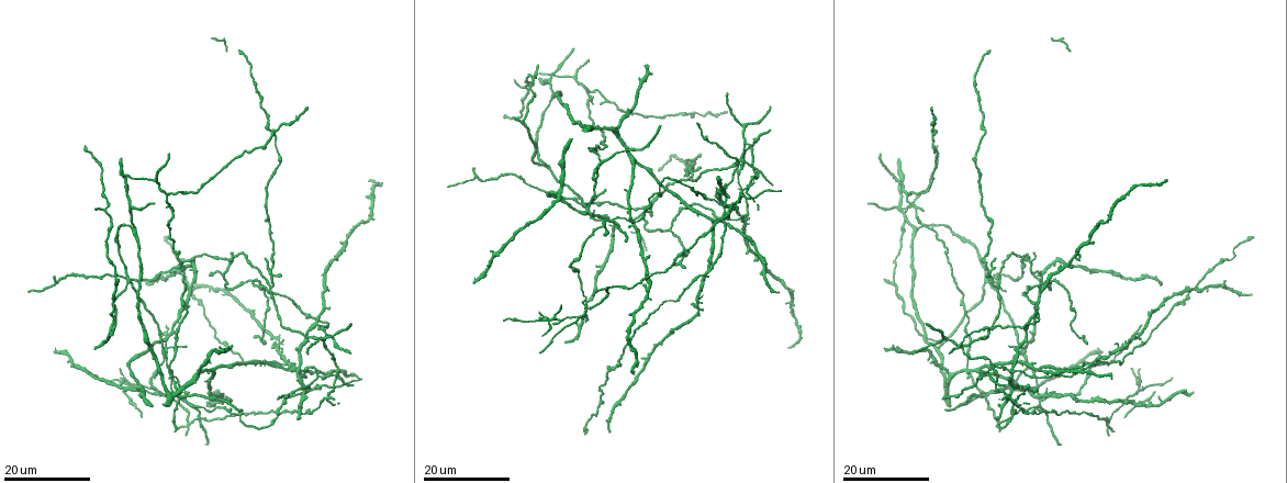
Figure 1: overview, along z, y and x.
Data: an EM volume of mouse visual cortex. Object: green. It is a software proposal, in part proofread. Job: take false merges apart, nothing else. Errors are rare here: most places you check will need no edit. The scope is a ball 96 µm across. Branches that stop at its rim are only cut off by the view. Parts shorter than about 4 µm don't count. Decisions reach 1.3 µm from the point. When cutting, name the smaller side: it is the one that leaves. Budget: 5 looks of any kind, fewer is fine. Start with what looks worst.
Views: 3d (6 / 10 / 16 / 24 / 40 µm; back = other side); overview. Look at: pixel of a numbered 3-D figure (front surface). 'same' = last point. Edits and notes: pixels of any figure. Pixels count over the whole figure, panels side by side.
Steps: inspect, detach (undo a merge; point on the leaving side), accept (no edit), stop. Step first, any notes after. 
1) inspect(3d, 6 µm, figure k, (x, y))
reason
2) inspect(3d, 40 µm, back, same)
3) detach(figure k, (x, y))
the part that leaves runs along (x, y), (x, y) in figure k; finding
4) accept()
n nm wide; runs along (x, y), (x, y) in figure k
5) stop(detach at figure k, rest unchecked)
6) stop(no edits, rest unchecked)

inspect(3d, 16 µm, figure 1, (181, 395))
four or more arms meet

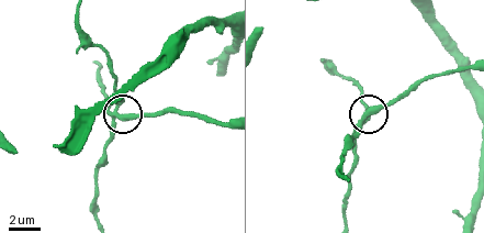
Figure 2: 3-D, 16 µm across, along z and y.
inspect(3d, 10 µm, figure 2, (362, 122))

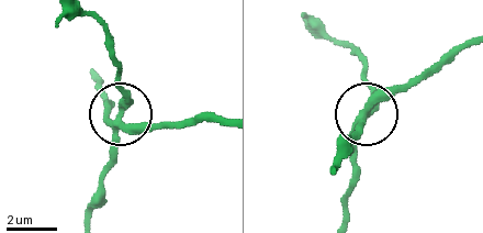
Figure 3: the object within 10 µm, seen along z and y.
accept()
300 nm wide; one cell here

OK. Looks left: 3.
inspect(3d, 24 µm, figure 1, (711, 271))
side arm on a straight run

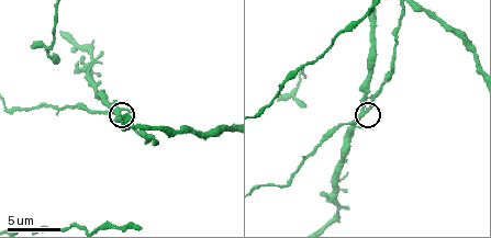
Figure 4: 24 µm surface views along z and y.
inspect(3d, 10 µm, figure 4, (364, 113))
zoom in

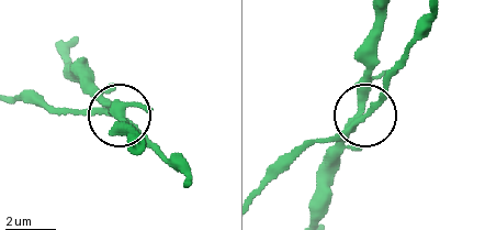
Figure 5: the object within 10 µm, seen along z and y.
inspect(3d, 10 µm, back, figure 5, (366, 113))

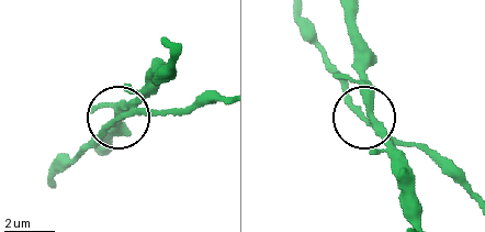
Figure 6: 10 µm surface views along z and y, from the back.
accept()
3 arms; runs along (349, 13), (365, 118), (429, 156) in figure 6; all the same cell

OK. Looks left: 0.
stop(no edits, rest unchecked)

